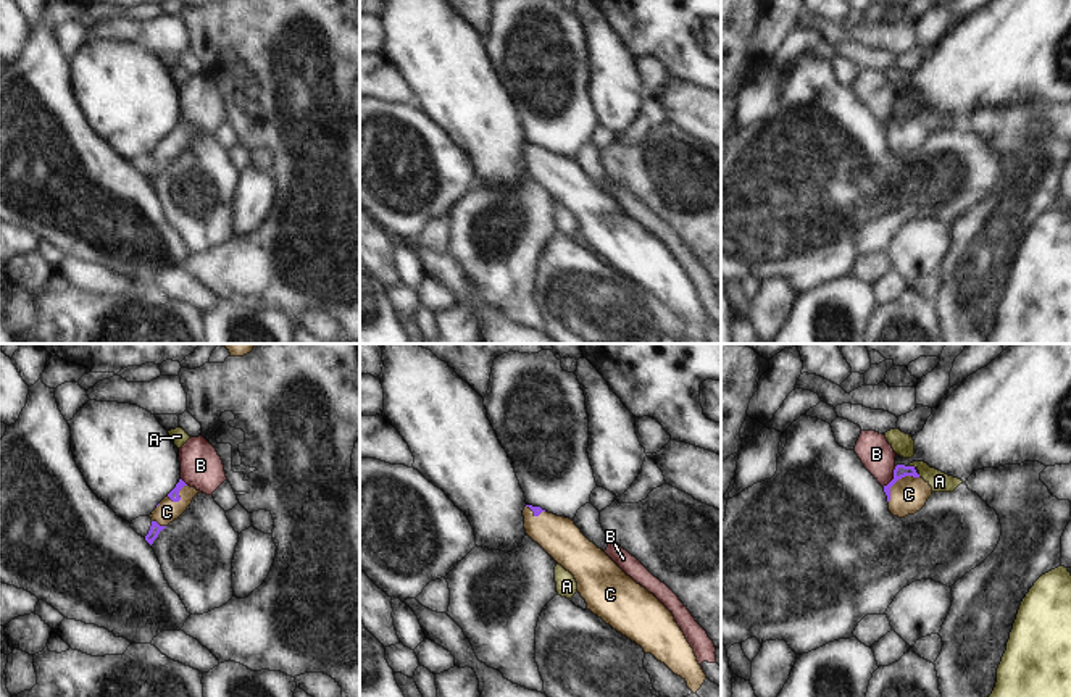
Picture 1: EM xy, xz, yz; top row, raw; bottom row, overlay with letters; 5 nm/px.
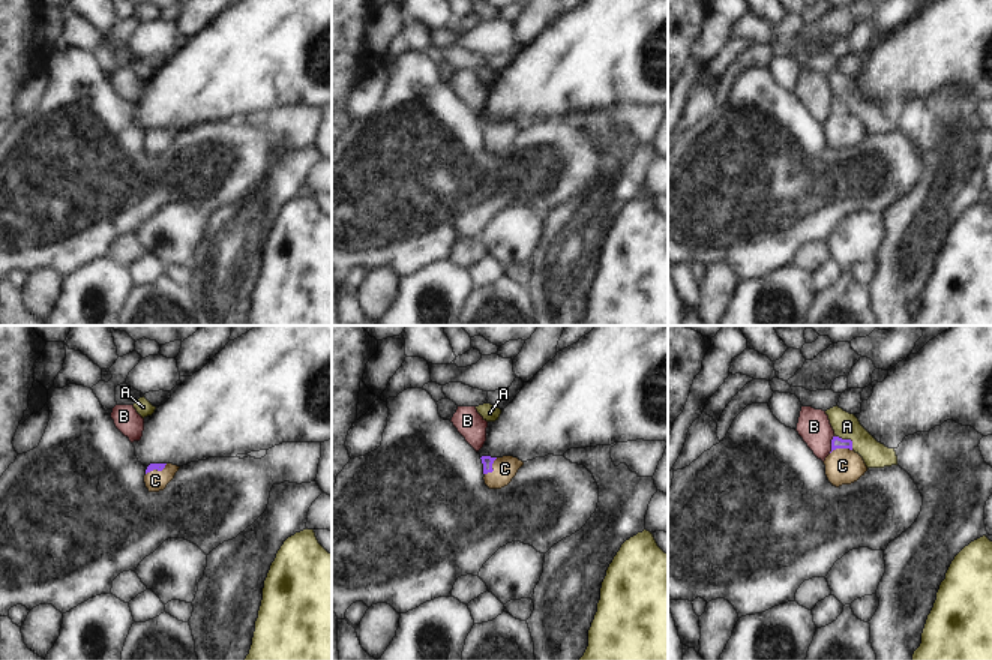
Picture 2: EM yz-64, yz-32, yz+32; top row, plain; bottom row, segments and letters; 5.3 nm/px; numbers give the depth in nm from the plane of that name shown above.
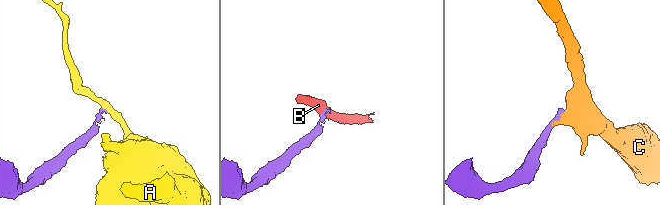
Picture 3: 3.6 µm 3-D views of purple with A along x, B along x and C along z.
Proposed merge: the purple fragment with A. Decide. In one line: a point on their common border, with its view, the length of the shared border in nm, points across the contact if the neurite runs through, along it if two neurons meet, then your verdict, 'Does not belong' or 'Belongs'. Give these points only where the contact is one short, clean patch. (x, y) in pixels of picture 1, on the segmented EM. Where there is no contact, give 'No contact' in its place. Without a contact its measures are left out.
Touches purple at yz (913, 467). Shared border 30 nm. Boundary: yz (910, 465), (915, 467). Does not belong.

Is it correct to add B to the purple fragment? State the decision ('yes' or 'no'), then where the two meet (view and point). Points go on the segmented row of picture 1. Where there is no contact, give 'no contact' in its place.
no; meets purple in yz at (894, 478)

